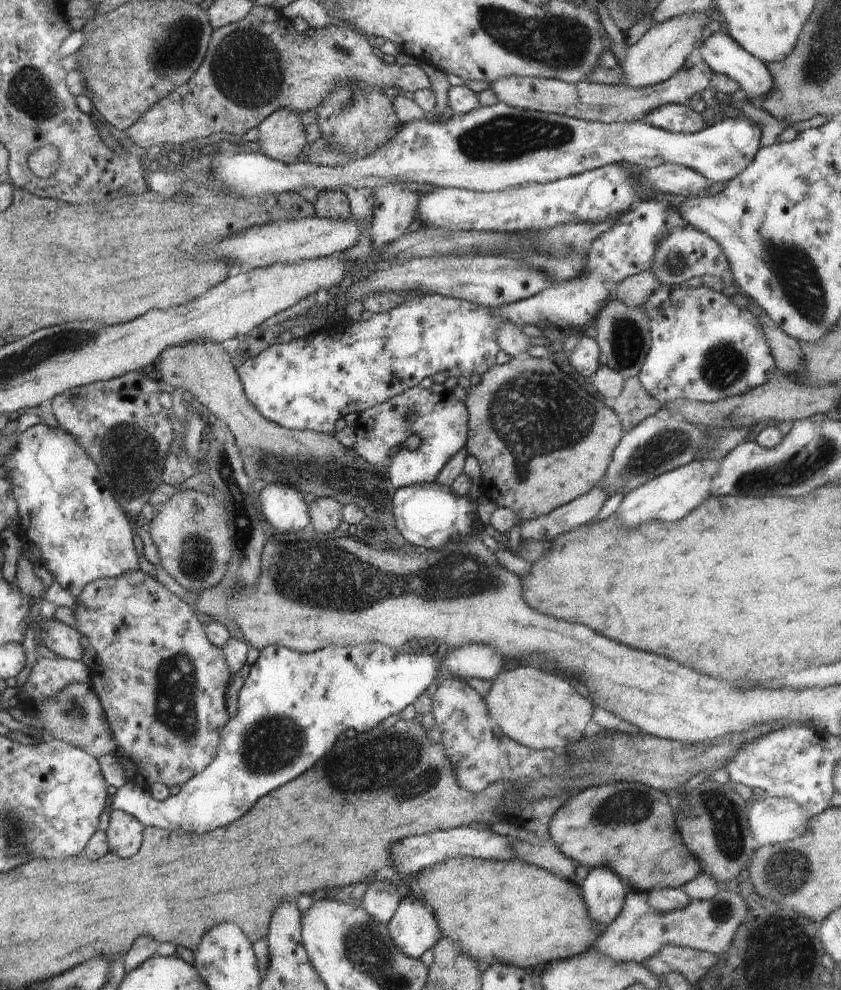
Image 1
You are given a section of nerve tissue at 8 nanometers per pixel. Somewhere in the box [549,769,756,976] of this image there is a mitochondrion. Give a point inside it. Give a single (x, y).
(725, 813)

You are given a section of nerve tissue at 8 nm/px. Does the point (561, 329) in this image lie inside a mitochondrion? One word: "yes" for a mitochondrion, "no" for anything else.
no

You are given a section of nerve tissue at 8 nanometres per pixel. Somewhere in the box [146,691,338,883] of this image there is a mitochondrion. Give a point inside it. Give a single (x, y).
(275, 744)

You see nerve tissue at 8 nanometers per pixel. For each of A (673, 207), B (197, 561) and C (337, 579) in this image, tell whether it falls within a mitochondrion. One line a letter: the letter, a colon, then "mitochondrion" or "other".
A: other
B: mitochondrion
C: mitochondrion

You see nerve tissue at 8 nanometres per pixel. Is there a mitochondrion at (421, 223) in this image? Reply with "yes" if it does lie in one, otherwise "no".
no

